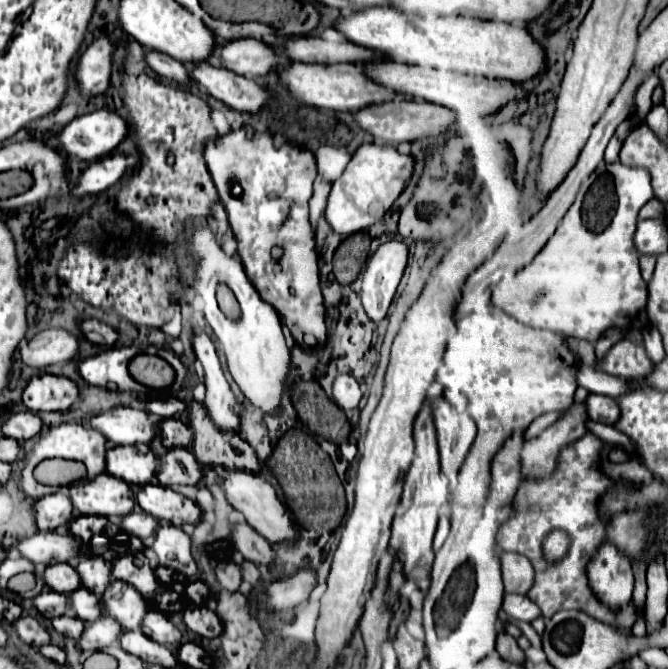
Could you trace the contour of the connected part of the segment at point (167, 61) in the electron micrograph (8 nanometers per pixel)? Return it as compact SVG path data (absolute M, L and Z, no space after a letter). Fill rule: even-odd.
M145 48L145 64L163 78L169 78L175 82L187 82L187 68L163 52Z

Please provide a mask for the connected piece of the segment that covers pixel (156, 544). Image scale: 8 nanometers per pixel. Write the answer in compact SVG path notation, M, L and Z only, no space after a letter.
M163 524L155 532L151 548L159 558L159 566L173 568L185 576L197 574L197 566L191 556L191 538L181 528Z

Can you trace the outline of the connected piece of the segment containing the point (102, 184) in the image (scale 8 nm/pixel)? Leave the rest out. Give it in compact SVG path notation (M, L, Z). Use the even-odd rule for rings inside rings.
M105 156L91 164L81 176L79 182L71 188L73 198L83 198L87 194L97 194L109 186L113 186L129 168L129 160L125 156Z

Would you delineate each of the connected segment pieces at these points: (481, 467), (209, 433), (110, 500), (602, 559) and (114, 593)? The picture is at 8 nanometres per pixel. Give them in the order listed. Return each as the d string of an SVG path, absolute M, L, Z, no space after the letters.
M493 306L457 322L457 332L447 344L437 382L445 386L453 380L459 390L463 390L469 400L469 412L477 424L477 438L455 474L443 470L455 486L451 528L457 528L461 522L471 522L471 518L475 522L481 520L485 508L483 496L486 503L489 492L489 464L493 454L513 430L527 430L527 426L545 412L567 410L573 404L577 388L575 372L577 360L571 356L561 334L529 328Z
M193 400L189 408L189 426L193 430L193 454L199 464L209 464L209 466L219 466L219 468L241 468L241 470L251 470L251 472L257 472L261 468L253 448L245 440L241 440L237 432L219 430L219 426L209 418L205 404L197 400Z
M99 474L95 480L83 484L73 484L69 498L79 514L95 516L125 516L135 506L129 486L107 474Z
M605 542L603 546L599 546L595 556L587 564L587 578L593 594L609 610L623 610L623 606L631 602L631 560L621 550L617 550L615 544Z
M115 580L99 596L99 608L103 616L115 618L125 630L137 630L143 614L149 610L149 602L127 582Z

